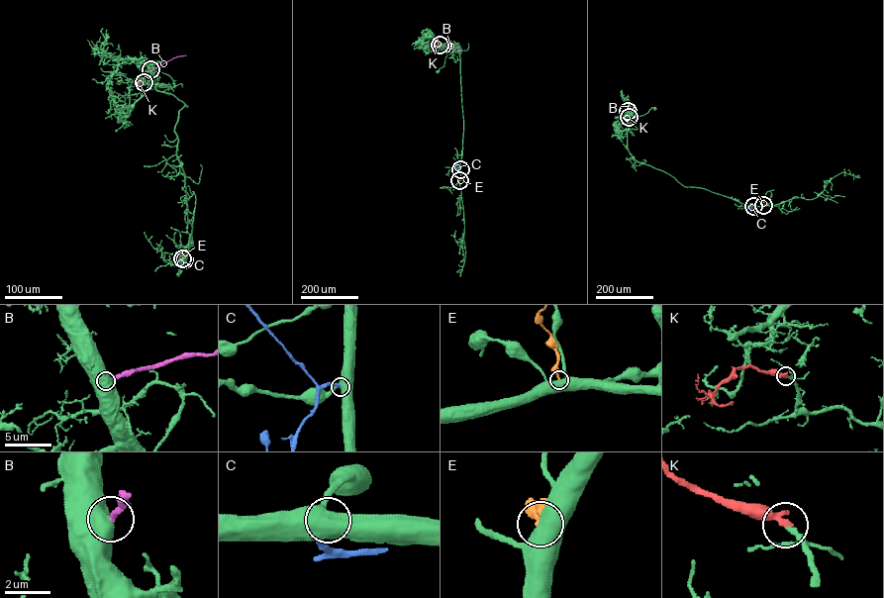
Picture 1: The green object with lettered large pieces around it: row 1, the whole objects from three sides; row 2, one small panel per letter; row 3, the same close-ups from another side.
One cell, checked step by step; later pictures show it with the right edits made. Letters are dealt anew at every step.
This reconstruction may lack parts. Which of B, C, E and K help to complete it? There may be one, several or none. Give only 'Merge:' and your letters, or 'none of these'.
Merge: K

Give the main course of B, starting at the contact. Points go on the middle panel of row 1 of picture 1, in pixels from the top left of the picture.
B: (442, 45), (460, 49)

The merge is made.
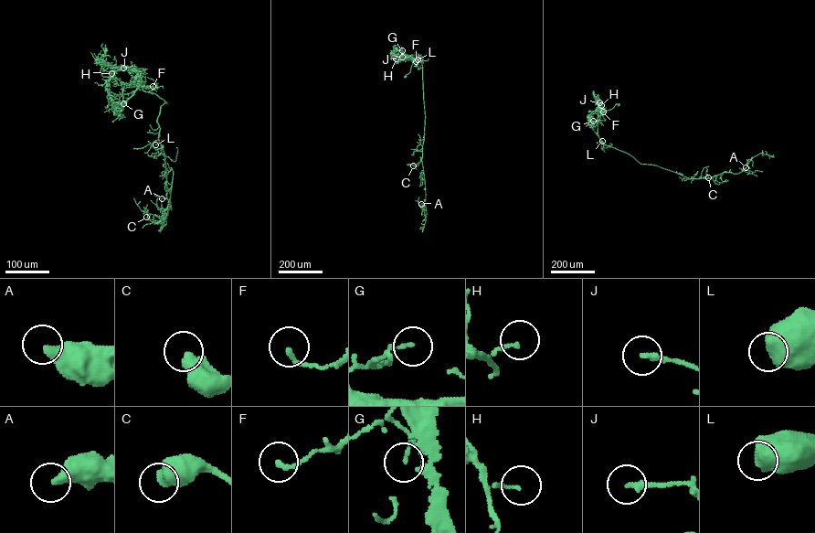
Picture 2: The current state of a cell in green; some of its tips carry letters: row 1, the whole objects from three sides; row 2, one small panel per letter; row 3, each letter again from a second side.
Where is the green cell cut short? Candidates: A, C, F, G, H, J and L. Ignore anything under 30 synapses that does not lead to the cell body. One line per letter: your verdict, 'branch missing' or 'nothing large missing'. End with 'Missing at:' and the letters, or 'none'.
A: nothing large missing
C: nothing large missing
F: nothing large missing
G: nothing large missing
H: nothing large missing
J: nothing large missing
L: nothing large missing
Missing at: none

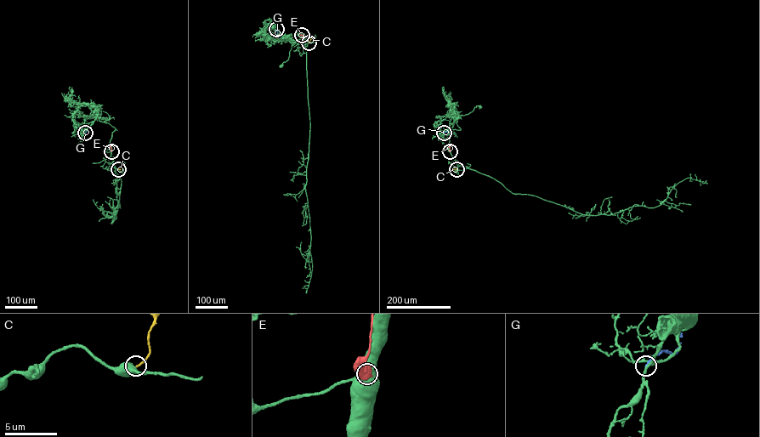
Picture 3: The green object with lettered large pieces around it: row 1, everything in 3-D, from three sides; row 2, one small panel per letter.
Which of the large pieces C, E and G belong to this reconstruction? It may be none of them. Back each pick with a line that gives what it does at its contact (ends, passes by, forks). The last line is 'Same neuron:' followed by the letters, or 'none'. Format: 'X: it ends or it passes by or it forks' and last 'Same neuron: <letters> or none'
C: it ends
Same neuron: C

